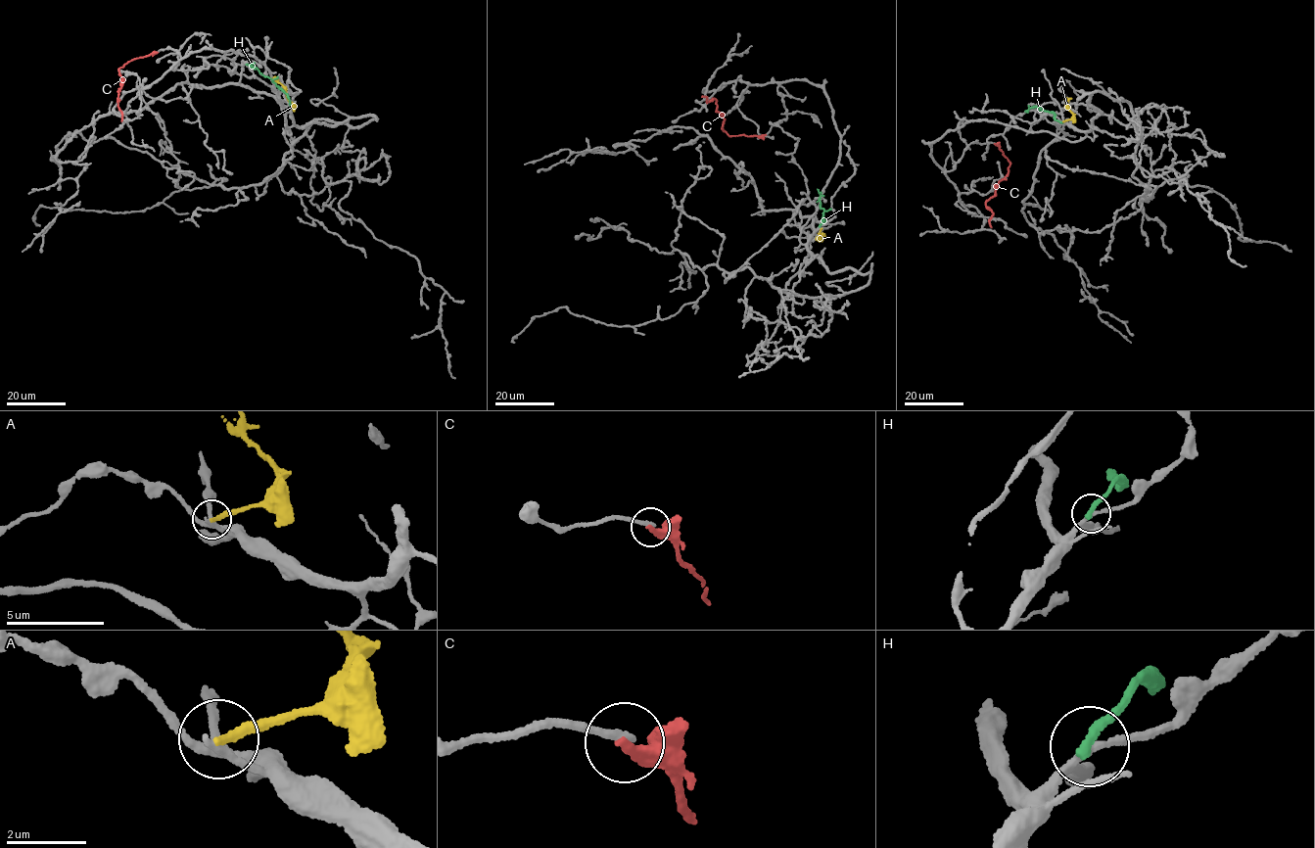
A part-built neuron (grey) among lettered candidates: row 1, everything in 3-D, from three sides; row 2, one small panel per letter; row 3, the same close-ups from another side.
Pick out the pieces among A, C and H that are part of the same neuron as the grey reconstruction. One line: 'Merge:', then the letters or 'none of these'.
Merge: none of these

